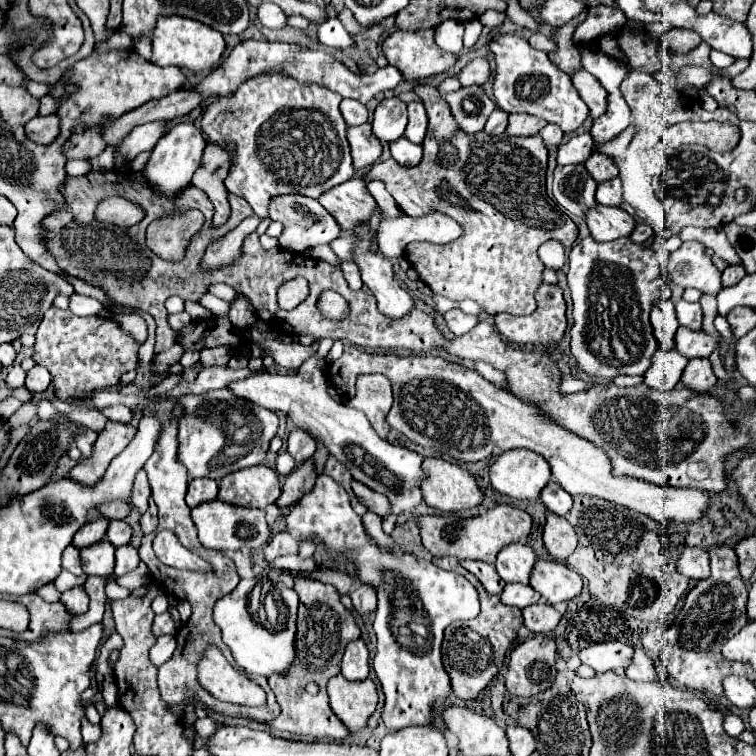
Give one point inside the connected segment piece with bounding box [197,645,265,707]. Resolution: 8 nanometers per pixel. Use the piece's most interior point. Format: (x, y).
(215, 675)

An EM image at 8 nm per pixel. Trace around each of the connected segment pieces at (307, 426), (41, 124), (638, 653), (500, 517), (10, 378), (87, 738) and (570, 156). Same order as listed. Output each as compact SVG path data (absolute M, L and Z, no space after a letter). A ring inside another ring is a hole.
M309 357L295 373L289 373L289 375L277 375L267 371L255 373L255 375L249 375L247 379L227 383L227 389L235 397L251 401L259 407L265 407L271 411L283 411L289 419L293 419L293 423L299 429L305 429L307 433L323 441L329 453L335 455L351 471L353 479L361 483L371 483L369 487L373 491L383 493L389 499L391 503L389 515L395 515L395 521L397 521L399 515L415 509L423 501L421 481L425 477L425 471L423 471L425 457L411 449L397 447L381 439L361 411L335 401L327 391L327 379L321 371L323 363L325 363L323 359ZM383 483L417 483L417 485L383 487Z
M57 115L35 117L25 125L25 133L39 145L51 145L61 131L61 121Z
M635 649L633 659L631 659L629 667L625 669L625 675L633 681L654 681L657 679L653 661L641 649Z
M497 505L493 509L487 509L483 515L471 517L471 519L459 519L459 517L429 517L423 515L417 519L421 525L421 539L423 547L433 557L455 557L459 561L463 559L475 559L485 563L495 563L497 553L515 541L521 541L531 531L531 517L511 505Z
M13 365L7 373L7 383L15 389L15 387L21 387L25 383L25 377L27 377L27 371L23 371L21 365Z
M83 715L81 717L81 735L83 735L83 741L85 743L93 743L93 739L99 739L101 737L101 727L99 725L91 725L87 721L87 717Z
M589 133L575 135L567 143L559 145L557 151L557 163L559 165L577 165L585 163L593 153L593 139Z

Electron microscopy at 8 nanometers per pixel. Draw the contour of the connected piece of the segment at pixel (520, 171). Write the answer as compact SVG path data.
M417 85L417 87L415 87L415 93L421 97L421 101L423 101L423 105L425 105L425 109L427 109L427 117L429 117L429 129L427 129L425 141L423 141L423 159L421 159L421 163L415 165L415 167L401 167L401 165L397 165L393 159L383 161L383 163L375 163L375 165L371 167L371 171L367 173L367 181L371 181L371 175L373 175L375 179L385 181L387 191L393 195L393 199L397 201L399 209L405 211L405 215L417 215L417 217L419 217L419 215L427 215L427 213L431 213L431 211L441 211L441 213L451 215L451 219L455 219L457 223L461 223L461 227L463 227L463 235L461 235L459 239L451 241L451 243L445 243L445 245L409 243L407 249L405 249L405 257L407 257L407 261L411 263L413 269L417 267L417 273L419 273L421 281L425 281L425 283L431 287L431 291L437 293L437 295L443 295L443 297L453 299L453 301L473 299L473 301L481 303L481 305L487 309L489 315L497 315L497 313L531 315L531 313L535 311L535 307L537 307L537 303L535 303L535 291L537 291L539 285L543 283L543 279L541 279L543 267L541 267L541 261L539 261L539 257L537 257L537 249L539 249L539 245L545 243L545 241L549 241L549 239L555 239L555 241L559 241L561 245L571 247L571 245L575 243L575 239L577 239L577 227L575 227L575 223L569 219L569 215L567 215L565 211L559 211L559 207L555 207L553 201L551 201L551 199L547 197L547 193L545 193L547 149L545 149L545 145L541 143L541 137L539 137L539 135L535 135L535 137L509 137L509 135L491 137L491 135L487 135L487 133L483 133L483 131L469 135L469 133L465 133L463 129L457 127L457 123L455 123L451 111L449 111L447 101L441 97L441 93L439 93L435 87L431 87L431 85Z

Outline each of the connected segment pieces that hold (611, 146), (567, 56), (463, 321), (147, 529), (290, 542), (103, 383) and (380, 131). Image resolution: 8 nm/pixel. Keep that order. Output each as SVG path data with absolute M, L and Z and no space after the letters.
M631 125L629 129L625 129L617 139L613 139L613 141L609 141L607 145L603 145L601 149L603 149L603 153L607 153L611 159L625 159L625 149L627 149L627 145L629 145L629 141L631 141L631 137L635 135L635 131L637 131L637 127L635 125Z
M583 11L577 19L571 19L567 25L563 25L561 29L555 31L553 39L557 41L557 51L551 53L551 61L565 73L573 73L577 69L581 69L581 53L579 53L579 45L573 41L573 31L579 23L583 23L587 17L587 11Z
M453 309L453 311L447 311L445 315L445 321L449 323L449 329L451 333L455 333L457 337L459 335L465 335L469 333L477 323L479 323L479 317L473 317L473 315L467 315L463 313L461 309Z
M149 501L149 511L141 515L141 529L145 535L157 529L157 505L153 501Z
M283 531L283 533L277 533L271 537L271 541L265 545L263 553L265 553L265 559L271 563L275 561L277 557L281 555L289 555L289 553L297 553L299 551L299 541L289 533L289 531Z
M51 307L39 325L33 359L49 369L55 395L73 405L75 397L89 403L93 391L119 385L123 373L137 369L137 349L139 345L133 343L129 335L123 335L113 319L103 319L97 315L77 317L71 311Z
M389 97L383 99L375 113L373 113L373 133L387 143L397 141L399 137L403 137L407 125L407 105L397 99L397 97Z

